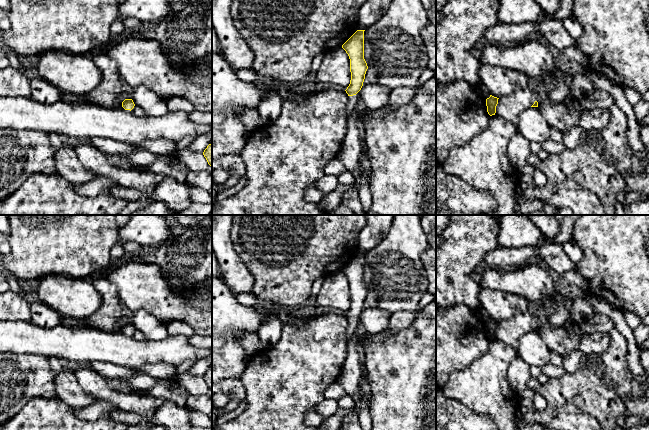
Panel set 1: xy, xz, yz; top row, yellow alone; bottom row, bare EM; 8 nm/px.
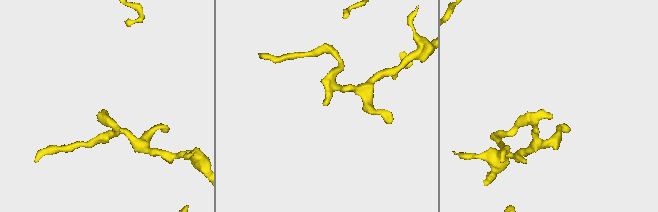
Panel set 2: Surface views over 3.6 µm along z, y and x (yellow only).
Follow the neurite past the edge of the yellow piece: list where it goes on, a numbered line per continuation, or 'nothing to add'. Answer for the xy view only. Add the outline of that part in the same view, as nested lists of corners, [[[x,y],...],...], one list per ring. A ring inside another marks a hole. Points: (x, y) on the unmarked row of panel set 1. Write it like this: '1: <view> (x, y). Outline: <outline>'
nothing to add

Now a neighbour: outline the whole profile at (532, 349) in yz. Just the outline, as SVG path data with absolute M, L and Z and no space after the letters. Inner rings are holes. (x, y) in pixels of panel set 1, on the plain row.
M529 331L521 336L516 351L529 366L543 367L550 363L551 351L537 331Z

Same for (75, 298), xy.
M48 274L37 280L39 284L34 298L63 317L88 318L102 304L102 297L91 279Z

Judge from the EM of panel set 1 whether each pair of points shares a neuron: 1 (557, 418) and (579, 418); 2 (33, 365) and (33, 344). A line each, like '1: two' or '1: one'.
1: one
2: two

